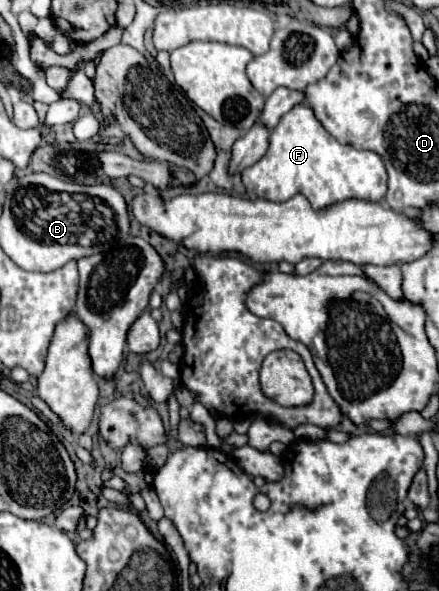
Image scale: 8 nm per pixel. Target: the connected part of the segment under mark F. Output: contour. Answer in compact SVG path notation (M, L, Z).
M295 105L287 115L281 117L277 127L269 135L269 149L267 153L249 169L241 173L241 181L247 189L247 193L253 193L267 201L287 201L295 193L303 193L317 209L323 209L325 205L333 205L333 201L345 201L345 197L365 197L365 201L381 201L385 197L387 189L387 177L385 177L385 165L381 157L373 151L359 151L351 145L337 143L323 125L315 119L313 111L307 105Z

